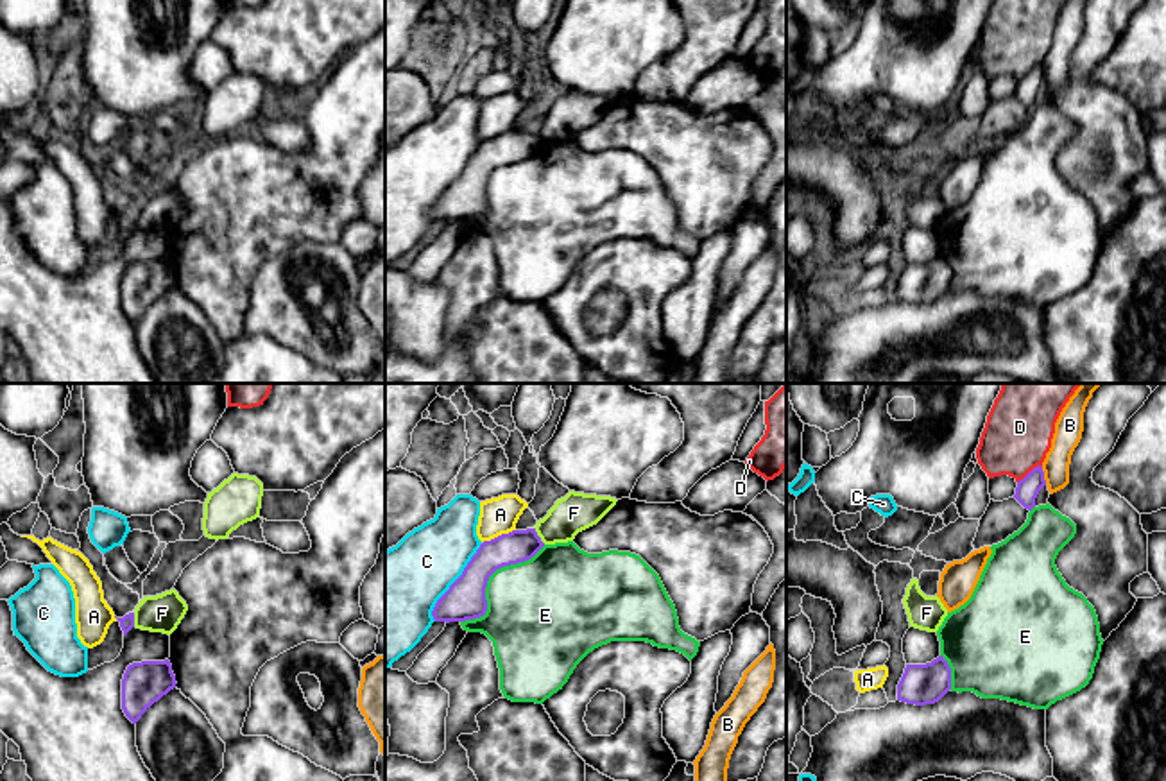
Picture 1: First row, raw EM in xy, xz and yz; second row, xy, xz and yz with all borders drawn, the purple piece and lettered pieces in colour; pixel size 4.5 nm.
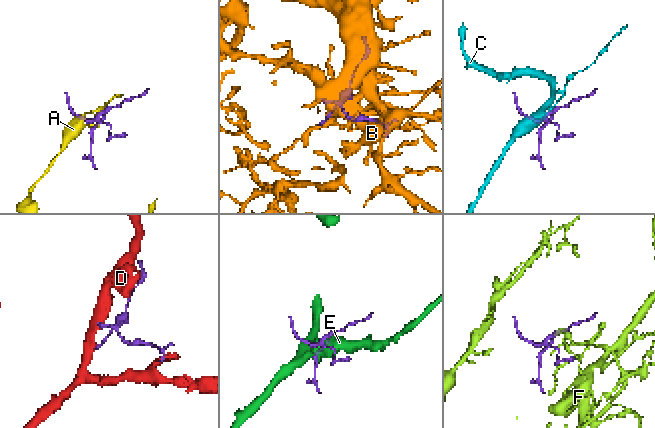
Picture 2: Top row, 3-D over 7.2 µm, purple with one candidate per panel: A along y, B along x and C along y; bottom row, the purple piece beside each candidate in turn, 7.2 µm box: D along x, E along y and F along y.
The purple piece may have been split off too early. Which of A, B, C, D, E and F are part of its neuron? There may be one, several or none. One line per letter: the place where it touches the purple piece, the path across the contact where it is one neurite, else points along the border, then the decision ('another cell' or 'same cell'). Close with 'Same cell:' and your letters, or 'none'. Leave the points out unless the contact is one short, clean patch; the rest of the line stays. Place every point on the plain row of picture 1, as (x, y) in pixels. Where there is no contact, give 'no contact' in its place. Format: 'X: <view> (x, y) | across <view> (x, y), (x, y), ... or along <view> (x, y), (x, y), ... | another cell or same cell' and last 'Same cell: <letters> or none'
A: xz (498, 135) | along xz (514, 128), (482, 142) | another cell
B: yz (1043, 74) | another cell
C: xz (454, 181) | another cell
D: yz (1030, 70) | another cell
E: xz (488, 178) | another cell
F: xz (538, 135) | along xz (534, 126), (545, 142) | another cell
Same cell: none

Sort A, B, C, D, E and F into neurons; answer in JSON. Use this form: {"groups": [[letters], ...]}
{"groups": [["A"], ["B"], ["C"], ["D"], ["E"], ["F"]]}

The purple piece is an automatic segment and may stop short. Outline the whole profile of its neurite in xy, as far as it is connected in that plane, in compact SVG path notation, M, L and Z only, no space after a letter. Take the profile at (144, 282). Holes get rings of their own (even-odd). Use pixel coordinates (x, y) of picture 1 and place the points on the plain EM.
M168 258L129 263L122 278L122 308L125 315L136 322L141 313L174 288L176 283Z

